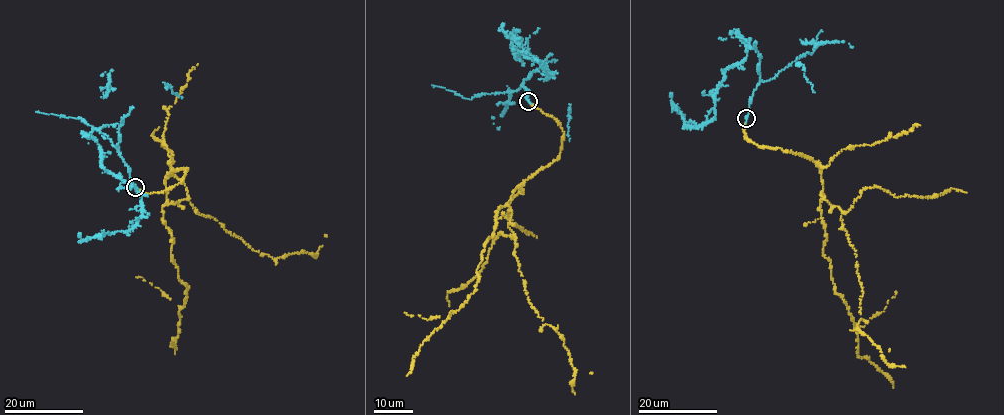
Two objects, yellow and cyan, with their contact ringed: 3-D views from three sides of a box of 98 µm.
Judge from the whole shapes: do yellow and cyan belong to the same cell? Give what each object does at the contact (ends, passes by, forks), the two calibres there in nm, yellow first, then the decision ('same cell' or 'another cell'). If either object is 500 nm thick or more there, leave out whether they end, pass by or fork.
yellow ends; cyan ends; calibres 130 and 420 nm; same cell

